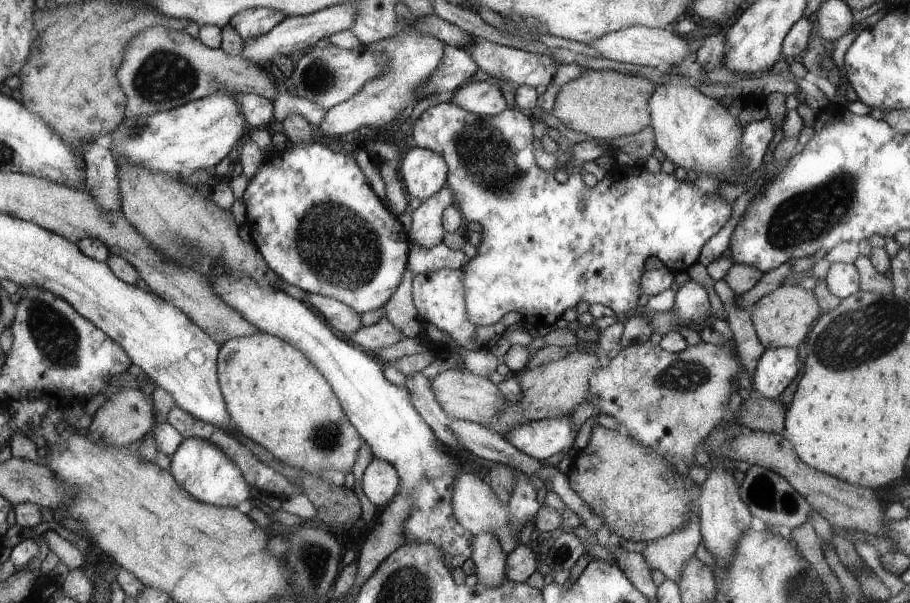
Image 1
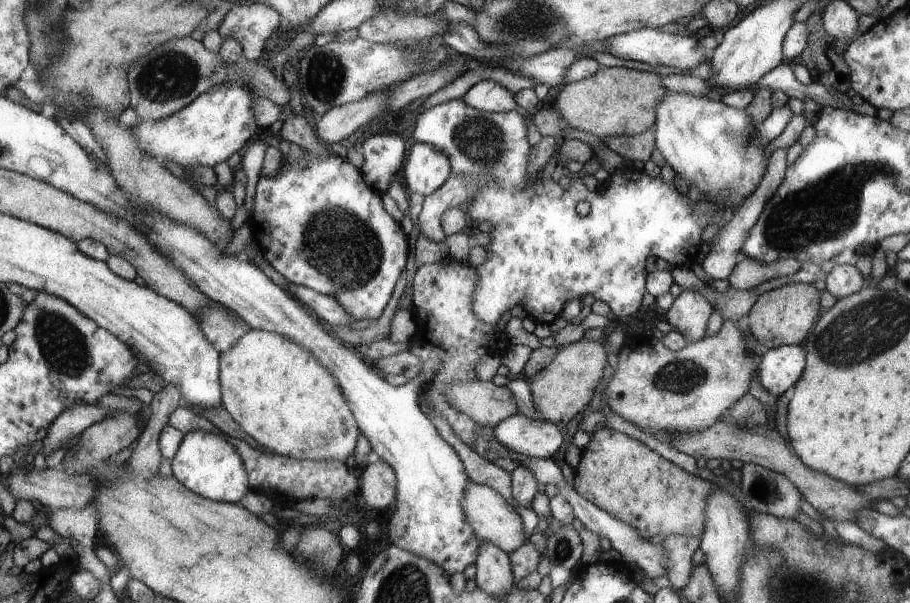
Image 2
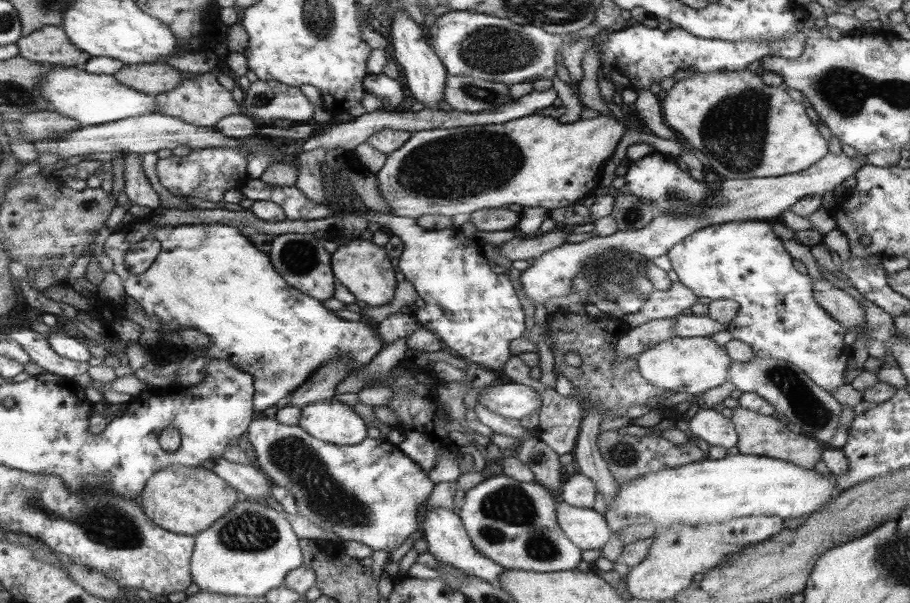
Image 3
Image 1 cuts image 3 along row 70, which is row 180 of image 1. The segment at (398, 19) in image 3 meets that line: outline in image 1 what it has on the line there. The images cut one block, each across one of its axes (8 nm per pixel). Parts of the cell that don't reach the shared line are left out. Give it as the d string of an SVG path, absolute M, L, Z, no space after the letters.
M417 146L402 156L398 172L405 192L422 201L437 195L449 179L449 168L444 158Z

